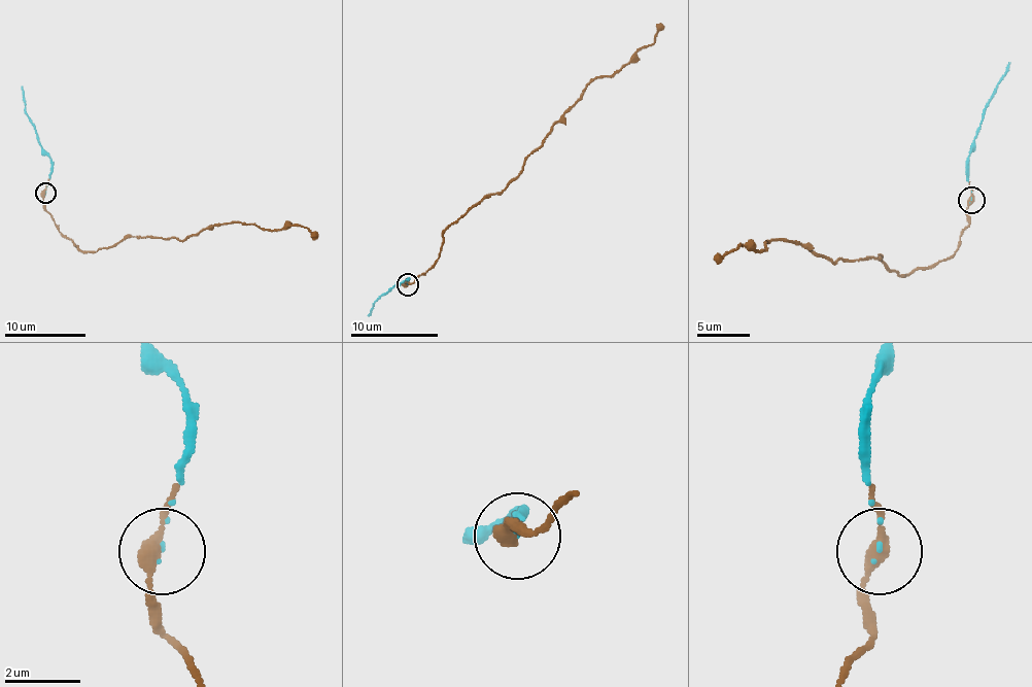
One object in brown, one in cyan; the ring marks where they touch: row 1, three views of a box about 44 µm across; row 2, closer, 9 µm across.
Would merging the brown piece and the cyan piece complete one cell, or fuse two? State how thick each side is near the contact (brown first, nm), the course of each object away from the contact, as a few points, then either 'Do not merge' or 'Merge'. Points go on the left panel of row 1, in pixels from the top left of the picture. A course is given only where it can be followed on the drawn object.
Thickness 320 nm (brown) against 50 nm. Course of brown: (45, 193), (43, 209), (82, 251), (132, 236), (183, 239), (229, 222), (303, 226), (316, 237). Course of cyan: (45, 193), (52, 158), (40, 145), (33, 123), (29, 118), (22, 86). Merge

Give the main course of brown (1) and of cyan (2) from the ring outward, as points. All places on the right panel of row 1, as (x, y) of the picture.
1: (971, 199), (958, 247), (907, 275), (880, 256), (831, 262), (786, 240), (714, 261)
2: (971, 199), (968, 155), (976, 138), (983, 109), (1009, 61)

